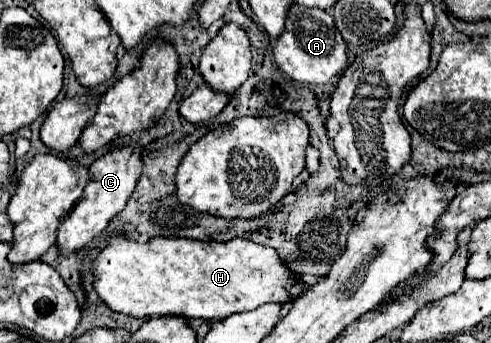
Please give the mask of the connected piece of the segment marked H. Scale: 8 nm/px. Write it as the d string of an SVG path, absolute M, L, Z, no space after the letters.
M112 238L110 244L94 260L94 288L98 296L116 312L142 316L184 316L202 320L222 320L230 316L230 310L254 310L266 302L280 306L296 300L290 288L298 288L296 274L280 262L276 250L254 244L250 240L234 238L230 242L198 242L188 238L154 238L146 244L138 244L126 238Z

